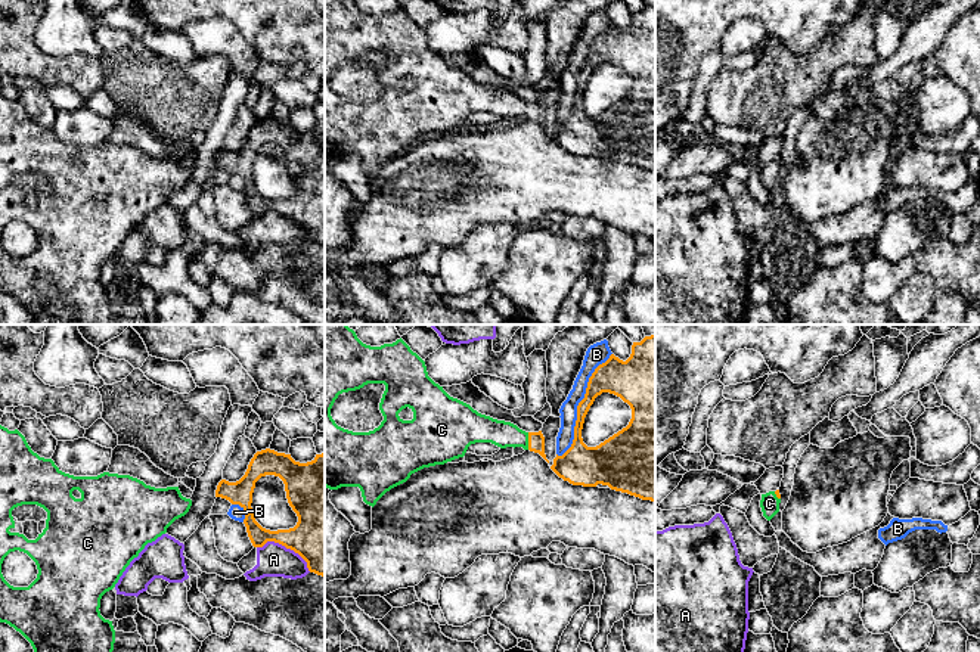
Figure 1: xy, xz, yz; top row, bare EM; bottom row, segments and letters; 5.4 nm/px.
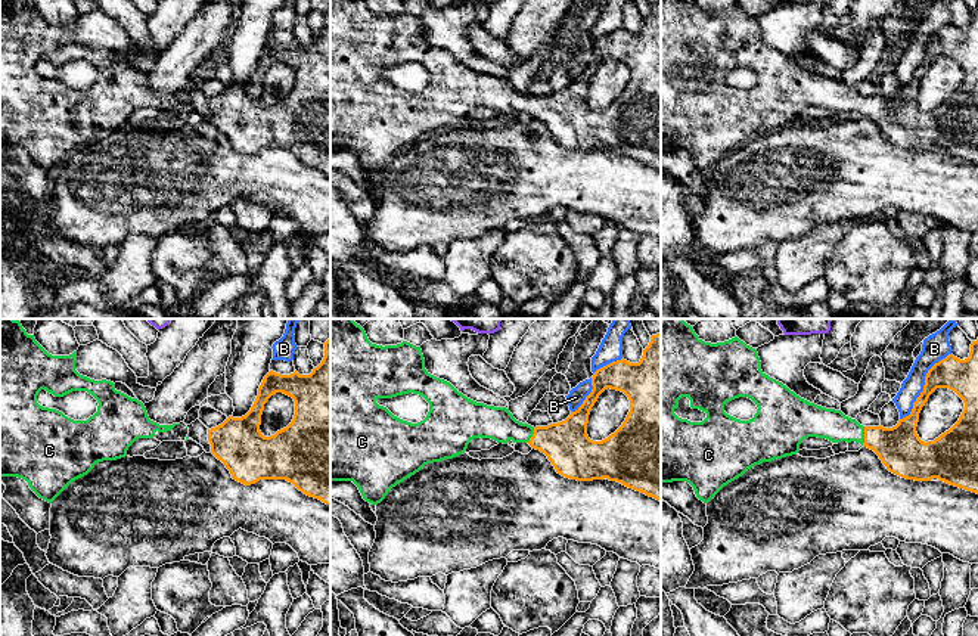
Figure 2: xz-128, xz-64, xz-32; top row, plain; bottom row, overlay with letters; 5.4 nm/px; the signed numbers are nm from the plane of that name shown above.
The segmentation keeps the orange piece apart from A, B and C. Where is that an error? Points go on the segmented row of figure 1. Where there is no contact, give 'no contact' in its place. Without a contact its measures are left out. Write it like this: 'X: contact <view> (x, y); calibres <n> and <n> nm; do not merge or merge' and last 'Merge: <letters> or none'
A: contact xy (287, 548); calibres 320 and 190 nm; do not merge
B: contact xz (579, 404); calibres 190 and 100 nm; do not merge
C: contact xz (529, 441); calibres 100 and 140 nm; merge
Merge: C

